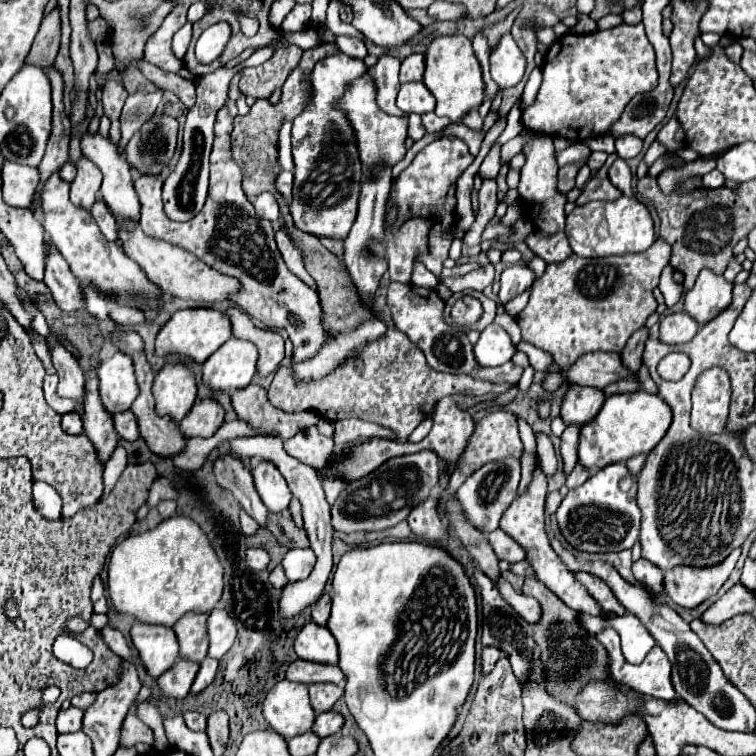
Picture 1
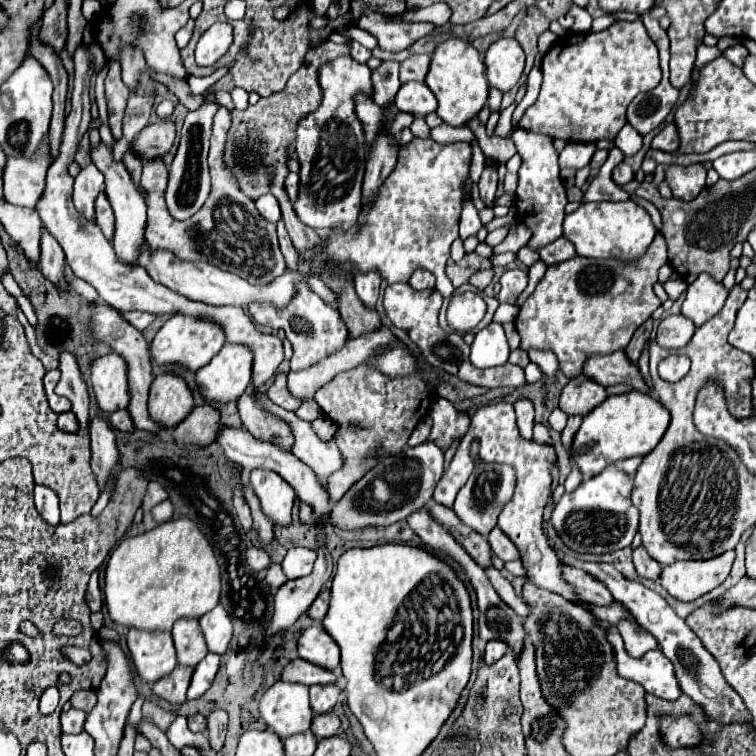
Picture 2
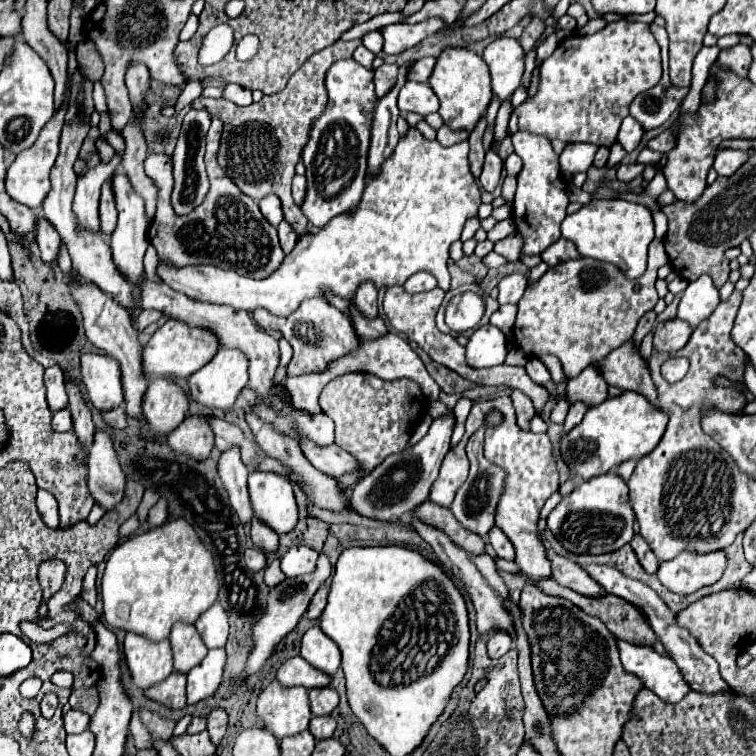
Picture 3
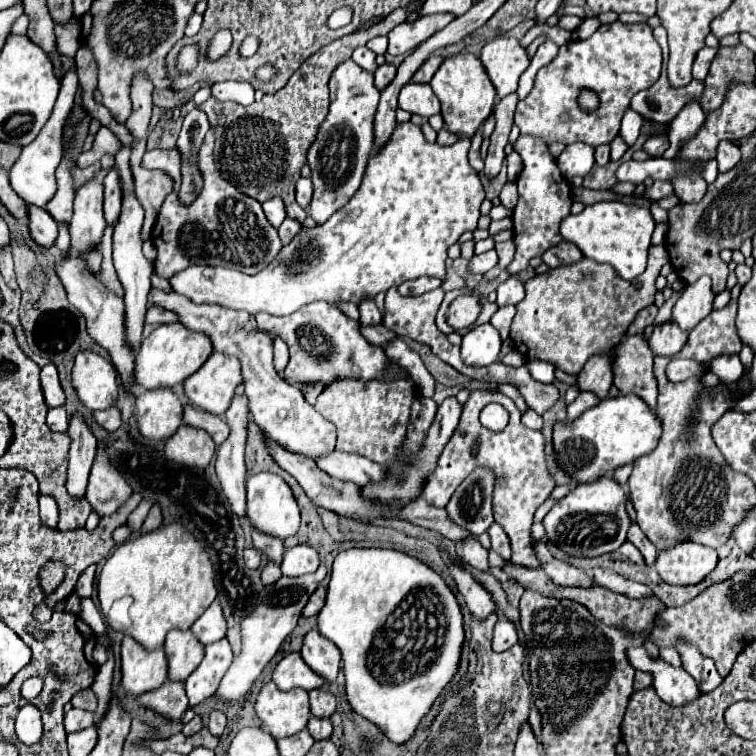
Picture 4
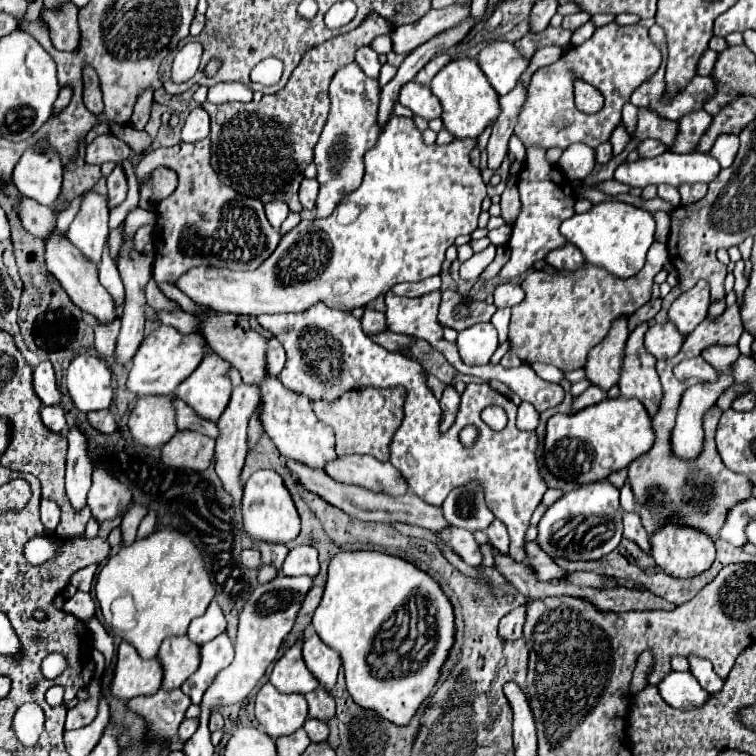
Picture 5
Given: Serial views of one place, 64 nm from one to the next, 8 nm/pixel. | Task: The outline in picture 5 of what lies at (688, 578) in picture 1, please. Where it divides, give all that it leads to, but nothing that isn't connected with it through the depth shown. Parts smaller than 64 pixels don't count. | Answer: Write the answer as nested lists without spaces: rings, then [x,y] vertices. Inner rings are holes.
[[[668,518],[664,526],[660,526],[656,532],[652,532],[650,536],[652,542],[652,556],[656,560],[658,566],[662,566],[668,574],[676,576],[676,578],[688,578],[688,576],[696,576],[700,572],[704,572],[716,556],[716,548],[712,538],[708,538],[708,534],[694,530],[692,526],[684,526],[680,524],[676,518]]]

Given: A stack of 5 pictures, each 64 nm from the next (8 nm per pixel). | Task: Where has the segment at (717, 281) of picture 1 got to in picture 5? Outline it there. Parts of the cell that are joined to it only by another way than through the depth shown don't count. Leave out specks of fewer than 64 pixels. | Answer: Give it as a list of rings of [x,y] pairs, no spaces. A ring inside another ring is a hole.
[[[700,280],[694,288],[680,294],[672,302],[668,310],[668,320],[678,328],[682,336],[688,336],[696,328],[696,324],[700,324],[700,320],[706,318],[708,306],[710,306],[710,288],[706,280]]]

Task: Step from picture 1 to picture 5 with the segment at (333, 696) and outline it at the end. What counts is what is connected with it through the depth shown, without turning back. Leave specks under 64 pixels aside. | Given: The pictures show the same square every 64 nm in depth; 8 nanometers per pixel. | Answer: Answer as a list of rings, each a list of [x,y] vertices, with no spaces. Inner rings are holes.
[[[318,686],[316,690],[306,694],[306,702],[308,702],[308,716],[328,722],[330,718],[334,718],[336,708],[334,708],[334,698],[322,688]]]

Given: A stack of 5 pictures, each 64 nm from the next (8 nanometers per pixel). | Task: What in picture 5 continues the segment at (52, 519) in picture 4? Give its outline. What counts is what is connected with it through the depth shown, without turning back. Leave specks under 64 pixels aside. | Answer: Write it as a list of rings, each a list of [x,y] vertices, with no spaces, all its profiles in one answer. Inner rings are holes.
[[[42,500],[40,518],[42,518],[42,524],[44,524],[46,532],[52,534],[56,530],[58,522],[60,522],[60,508],[54,502],[50,502],[50,500]]]

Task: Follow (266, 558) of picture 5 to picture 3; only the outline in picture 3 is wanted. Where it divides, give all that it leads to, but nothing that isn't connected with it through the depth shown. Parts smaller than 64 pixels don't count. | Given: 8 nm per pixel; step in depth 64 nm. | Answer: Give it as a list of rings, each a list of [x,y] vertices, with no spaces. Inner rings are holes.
[[[256,518],[252,520],[252,542],[256,548],[264,550],[264,552],[270,552],[270,554],[276,554],[280,544],[278,544],[278,534],[274,530],[270,530],[268,526],[264,526],[262,522],[258,522]]]

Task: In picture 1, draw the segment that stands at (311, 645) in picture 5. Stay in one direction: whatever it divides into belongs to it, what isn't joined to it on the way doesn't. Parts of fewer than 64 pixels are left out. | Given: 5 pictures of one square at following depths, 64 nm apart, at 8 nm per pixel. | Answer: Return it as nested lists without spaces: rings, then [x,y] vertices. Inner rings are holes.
[[[316,622],[306,624],[296,636],[294,650],[298,658],[312,660],[320,664],[338,664],[338,646],[326,626],[318,626]]]

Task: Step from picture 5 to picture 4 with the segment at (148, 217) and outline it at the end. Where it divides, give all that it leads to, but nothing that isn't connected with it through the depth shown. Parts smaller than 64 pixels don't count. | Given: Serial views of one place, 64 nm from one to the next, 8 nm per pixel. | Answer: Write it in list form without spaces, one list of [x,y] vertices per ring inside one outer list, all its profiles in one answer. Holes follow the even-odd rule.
[[[124,190],[124,200],[122,200],[122,212],[120,220],[114,228],[114,268],[118,272],[118,278],[124,286],[124,312],[126,312],[126,322],[124,322],[124,332],[126,332],[126,342],[132,346],[136,352],[140,348],[142,340],[142,328],[144,328],[144,314],[148,310],[148,292],[150,292],[150,278],[154,269],[152,262],[146,260],[142,254],[142,240],[140,240],[140,228],[144,222],[144,210],[136,196],[128,190]]]

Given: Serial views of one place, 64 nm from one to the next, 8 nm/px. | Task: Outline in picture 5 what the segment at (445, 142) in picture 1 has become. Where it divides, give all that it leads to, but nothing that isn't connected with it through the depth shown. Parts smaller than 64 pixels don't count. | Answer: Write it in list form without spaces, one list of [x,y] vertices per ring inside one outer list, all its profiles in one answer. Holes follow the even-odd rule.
[[[392,114],[388,126],[382,126],[380,136],[364,156],[366,174],[352,194],[340,200],[340,206],[328,218],[300,220],[296,228],[286,232],[278,248],[256,270],[234,272],[228,268],[192,268],[180,280],[178,288],[198,304],[212,306],[218,312],[232,314],[282,314],[302,312],[318,302],[330,308],[350,312],[358,306],[384,296],[394,284],[420,282],[440,274],[444,252],[460,234],[472,234],[478,226],[480,204],[486,198],[486,184],[480,170],[470,164],[470,152],[476,142],[452,140],[446,146],[426,146],[412,118]]]

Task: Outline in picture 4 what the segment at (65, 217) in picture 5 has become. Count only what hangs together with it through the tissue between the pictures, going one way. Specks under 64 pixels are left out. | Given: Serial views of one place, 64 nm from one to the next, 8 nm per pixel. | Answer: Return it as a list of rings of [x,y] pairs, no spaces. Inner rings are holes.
[[[58,224],[56,246],[60,250],[60,256],[66,256],[70,252],[70,234],[68,234],[68,226],[66,224]]]

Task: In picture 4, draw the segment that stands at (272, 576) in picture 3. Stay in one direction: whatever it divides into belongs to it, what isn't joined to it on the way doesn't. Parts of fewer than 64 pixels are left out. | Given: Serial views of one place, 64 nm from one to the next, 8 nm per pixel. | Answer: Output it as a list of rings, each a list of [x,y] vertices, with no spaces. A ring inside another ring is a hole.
[[[268,562],[268,564],[264,566],[264,570],[262,570],[262,582],[264,582],[266,586],[268,586],[268,584],[274,584],[280,576],[282,576],[280,566],[274,564],[274,562]]]

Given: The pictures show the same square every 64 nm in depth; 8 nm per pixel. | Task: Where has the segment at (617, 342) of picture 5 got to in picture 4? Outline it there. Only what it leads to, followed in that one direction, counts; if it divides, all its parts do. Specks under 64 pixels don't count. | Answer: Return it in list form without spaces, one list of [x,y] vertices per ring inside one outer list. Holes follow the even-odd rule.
[[[612,350],[606,354],[594,354],[592,360],[584,364],[578,374],[578,386],[582,390],[596,392],[600,398],[608,396],[612,386]]]

